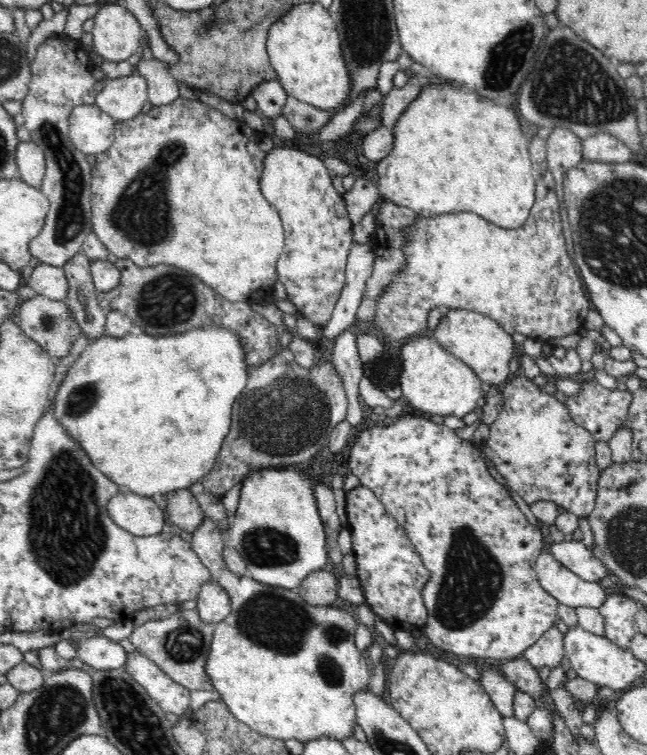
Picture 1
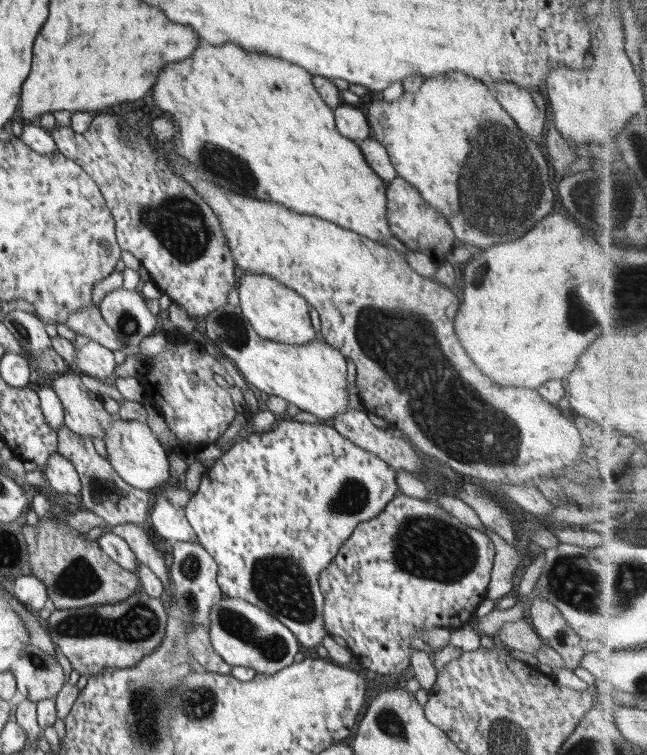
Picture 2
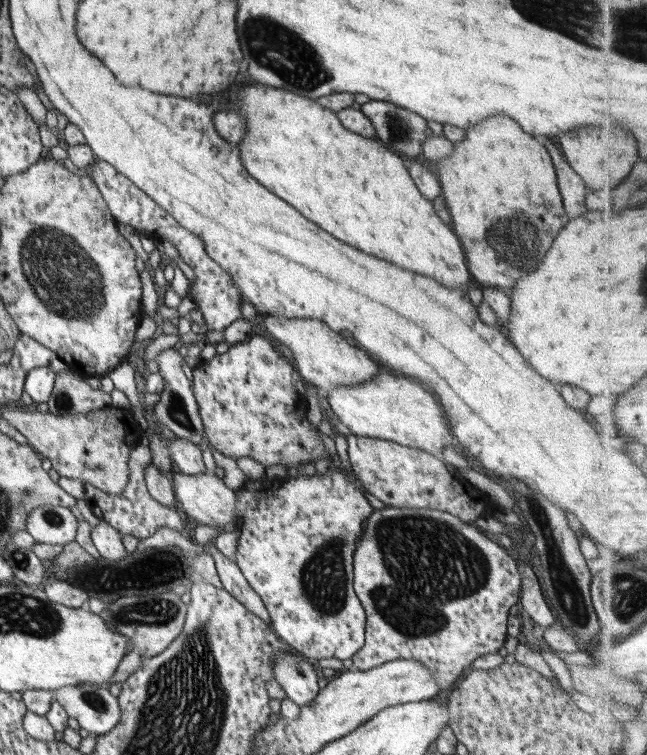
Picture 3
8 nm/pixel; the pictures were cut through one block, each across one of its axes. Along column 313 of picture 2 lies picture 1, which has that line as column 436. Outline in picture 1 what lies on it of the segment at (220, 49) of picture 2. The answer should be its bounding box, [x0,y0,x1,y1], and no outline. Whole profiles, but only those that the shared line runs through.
[376,81,536,228]

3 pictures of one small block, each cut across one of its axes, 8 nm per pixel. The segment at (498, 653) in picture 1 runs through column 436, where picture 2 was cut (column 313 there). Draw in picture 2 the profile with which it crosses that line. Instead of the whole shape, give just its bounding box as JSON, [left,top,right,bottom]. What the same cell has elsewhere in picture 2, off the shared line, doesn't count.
[185,418,398,648]

